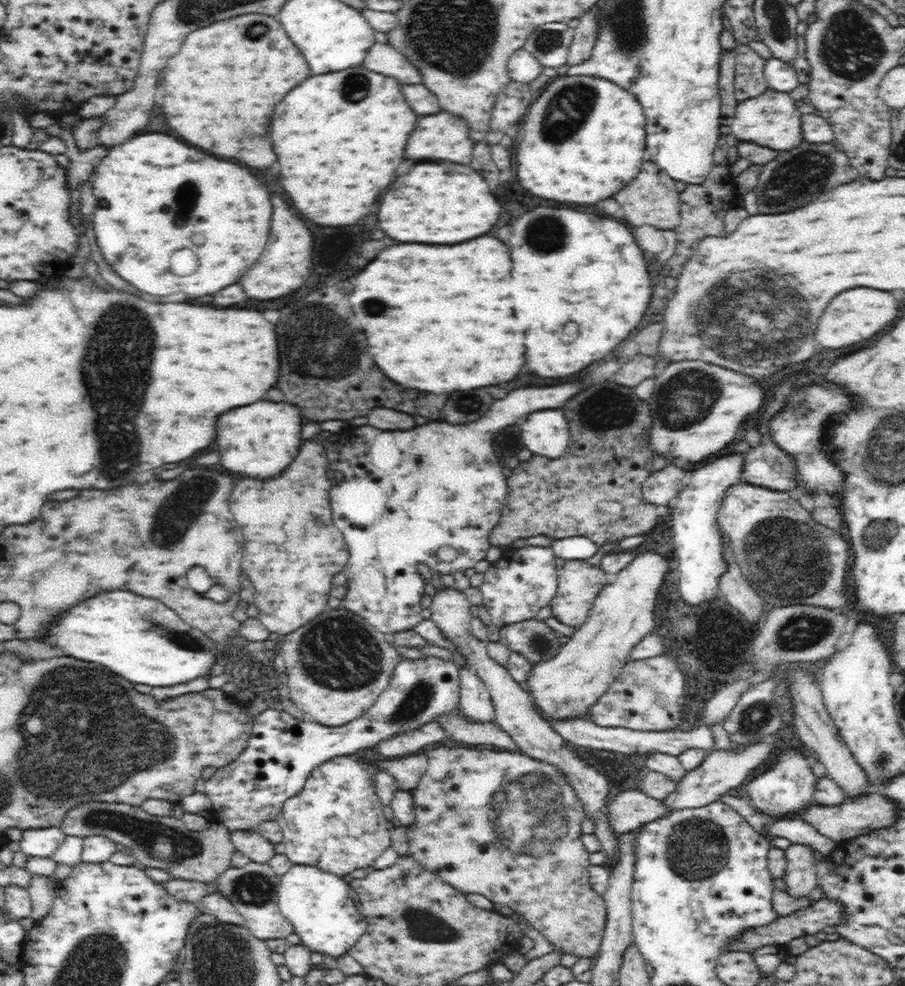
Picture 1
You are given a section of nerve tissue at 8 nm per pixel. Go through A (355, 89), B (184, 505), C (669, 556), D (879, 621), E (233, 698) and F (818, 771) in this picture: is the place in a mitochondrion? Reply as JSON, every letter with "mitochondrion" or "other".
{"A":"mitochondrion","B":"mitochondrion","C":"other","D":"other","E":"other","F":"other"}

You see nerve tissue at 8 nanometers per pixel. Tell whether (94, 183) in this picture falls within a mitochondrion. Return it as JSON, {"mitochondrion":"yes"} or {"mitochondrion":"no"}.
{"mitochondrion":"no"}

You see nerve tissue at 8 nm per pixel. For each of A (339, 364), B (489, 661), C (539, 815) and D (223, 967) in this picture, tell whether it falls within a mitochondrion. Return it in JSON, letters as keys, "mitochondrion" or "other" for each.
{"A":"mitochondrion","B":"other","C":"mitochondrion","D":"mitochondrion"}

